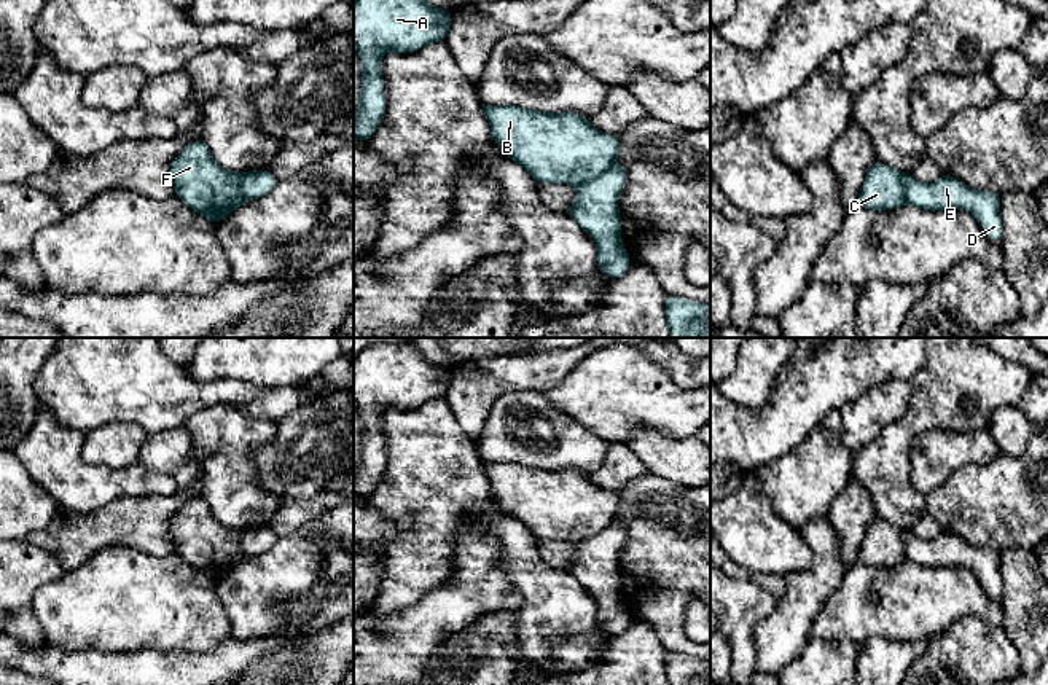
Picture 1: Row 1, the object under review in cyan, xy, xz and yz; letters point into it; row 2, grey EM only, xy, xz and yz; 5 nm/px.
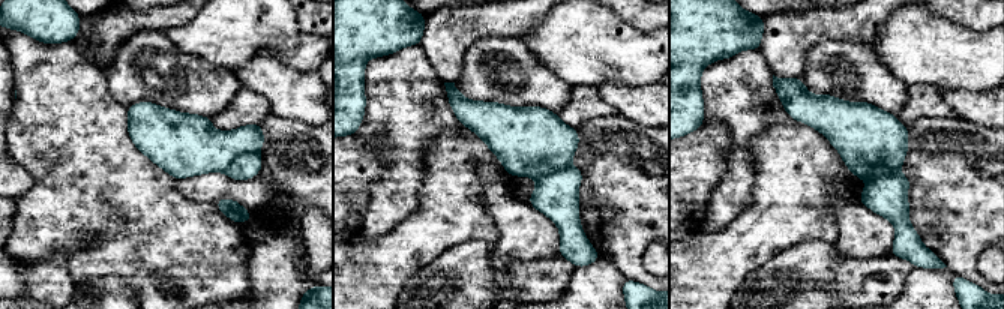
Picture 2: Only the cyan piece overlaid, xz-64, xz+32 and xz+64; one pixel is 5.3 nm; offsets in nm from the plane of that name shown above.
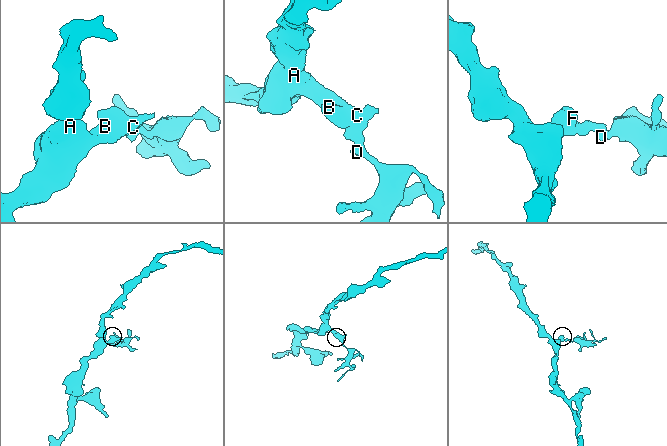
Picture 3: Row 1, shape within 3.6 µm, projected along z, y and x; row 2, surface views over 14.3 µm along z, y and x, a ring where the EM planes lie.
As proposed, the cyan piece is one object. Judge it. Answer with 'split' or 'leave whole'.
split

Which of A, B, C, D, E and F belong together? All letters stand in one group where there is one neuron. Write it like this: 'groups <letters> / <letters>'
groups A B C F / D E

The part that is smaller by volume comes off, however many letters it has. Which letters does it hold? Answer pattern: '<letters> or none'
D, E

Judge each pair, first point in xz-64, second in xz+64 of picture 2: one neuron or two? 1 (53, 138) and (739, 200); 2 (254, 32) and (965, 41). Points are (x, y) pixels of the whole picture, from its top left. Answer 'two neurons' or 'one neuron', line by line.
1: one neuron
2: one neuron

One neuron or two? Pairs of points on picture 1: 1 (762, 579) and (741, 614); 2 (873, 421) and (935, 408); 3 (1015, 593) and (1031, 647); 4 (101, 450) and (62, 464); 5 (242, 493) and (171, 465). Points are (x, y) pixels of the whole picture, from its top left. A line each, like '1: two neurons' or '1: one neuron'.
1: two neurons
2: two neurons
3: one neuron
4: two neurons
5: two neurons

